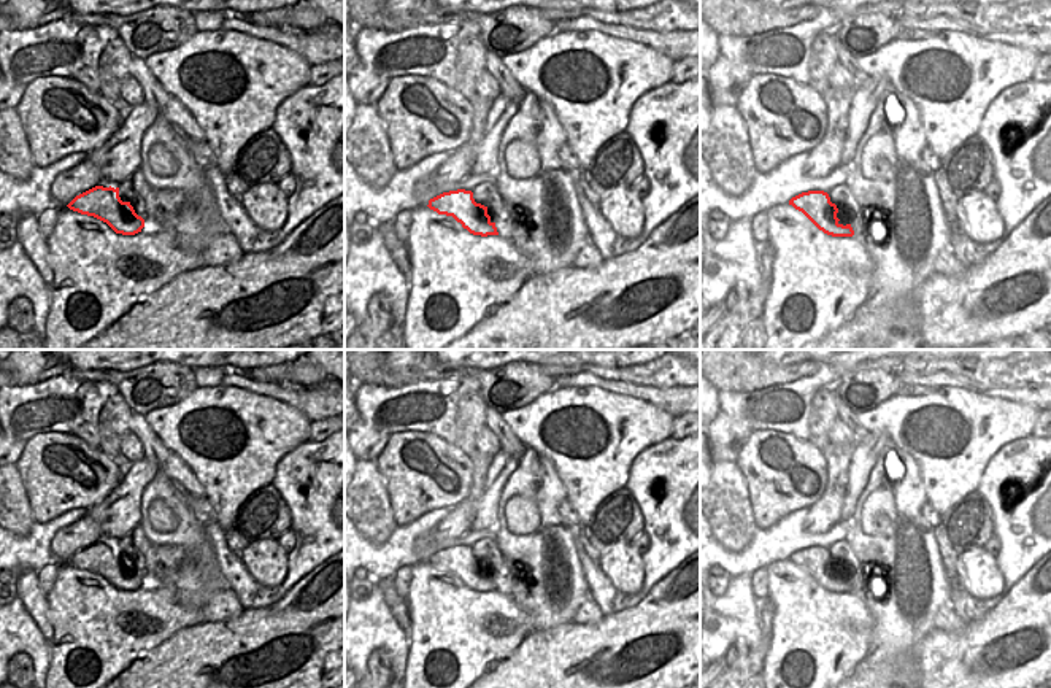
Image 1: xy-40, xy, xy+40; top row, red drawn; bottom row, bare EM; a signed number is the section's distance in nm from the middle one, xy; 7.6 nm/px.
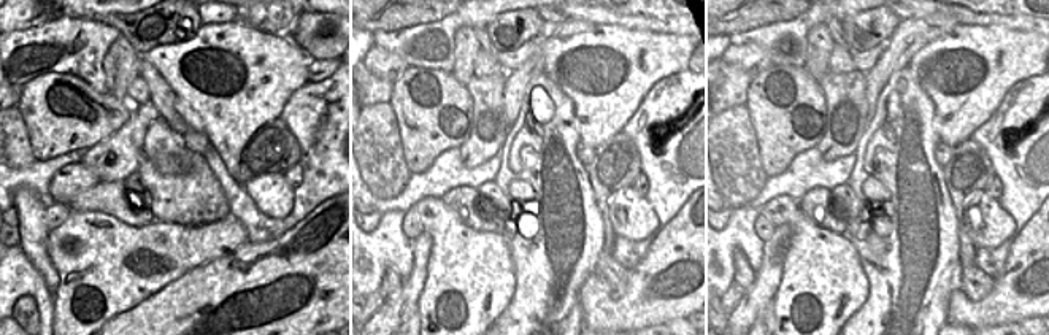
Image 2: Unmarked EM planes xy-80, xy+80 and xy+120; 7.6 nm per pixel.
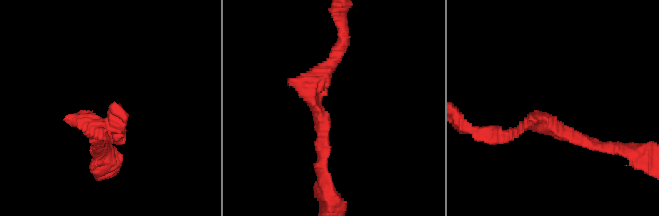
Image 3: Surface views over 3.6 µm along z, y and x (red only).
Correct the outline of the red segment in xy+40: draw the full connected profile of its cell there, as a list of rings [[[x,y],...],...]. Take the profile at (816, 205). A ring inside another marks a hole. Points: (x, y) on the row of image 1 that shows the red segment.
[[[824,191],[802,192],[789,200],[795,210],[802,211],[819,230],[832,237],[853,237],[851,224],[840,224],[838,208]]]

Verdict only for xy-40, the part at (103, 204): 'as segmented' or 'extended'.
as segmented

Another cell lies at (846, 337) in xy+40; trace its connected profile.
[[[872,294],[843,326],[803,350],[856,350],[864,334],[881,318],[886,302],[884,294]]]

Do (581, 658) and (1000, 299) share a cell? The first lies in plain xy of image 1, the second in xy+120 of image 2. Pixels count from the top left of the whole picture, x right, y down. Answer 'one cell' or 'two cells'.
one cell

